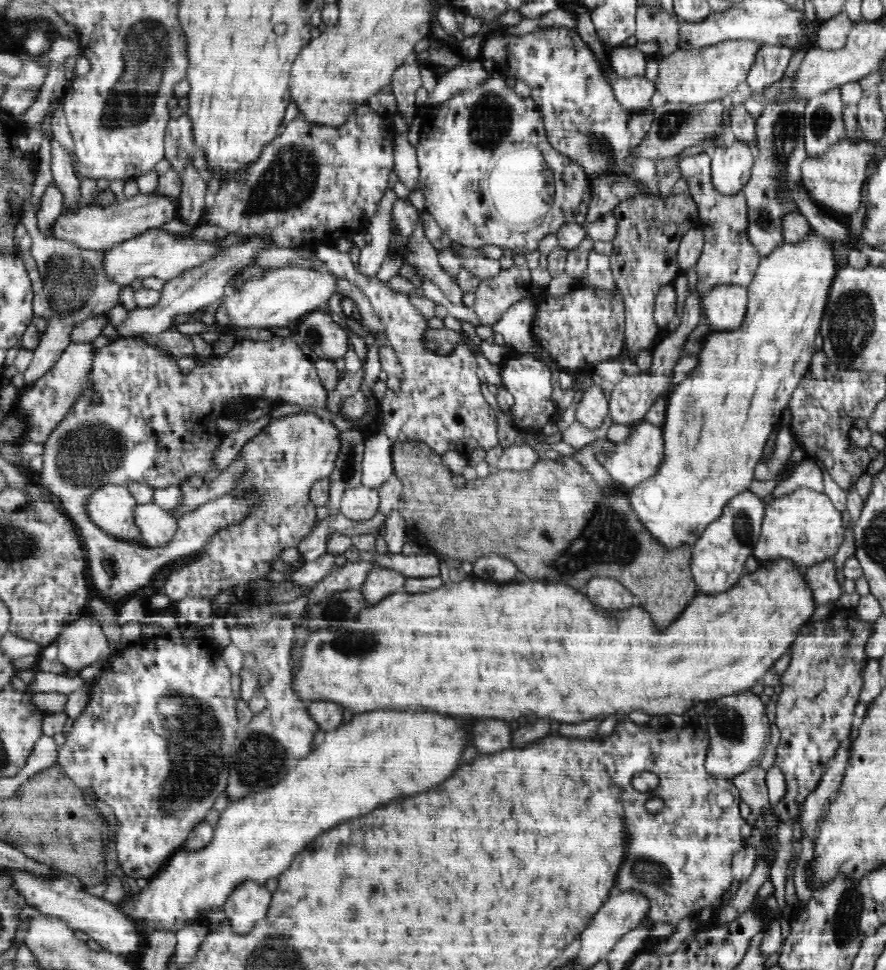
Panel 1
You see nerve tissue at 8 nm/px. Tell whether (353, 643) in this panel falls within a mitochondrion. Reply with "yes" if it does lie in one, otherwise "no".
yes

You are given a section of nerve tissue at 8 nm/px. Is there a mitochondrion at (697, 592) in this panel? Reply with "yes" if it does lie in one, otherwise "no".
no

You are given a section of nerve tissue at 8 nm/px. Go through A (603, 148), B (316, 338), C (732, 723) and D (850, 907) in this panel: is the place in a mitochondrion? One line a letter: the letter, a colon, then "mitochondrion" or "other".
A: mitochondrion
B: mitochondrion
C: mitochondrion
D: mitochondrion

